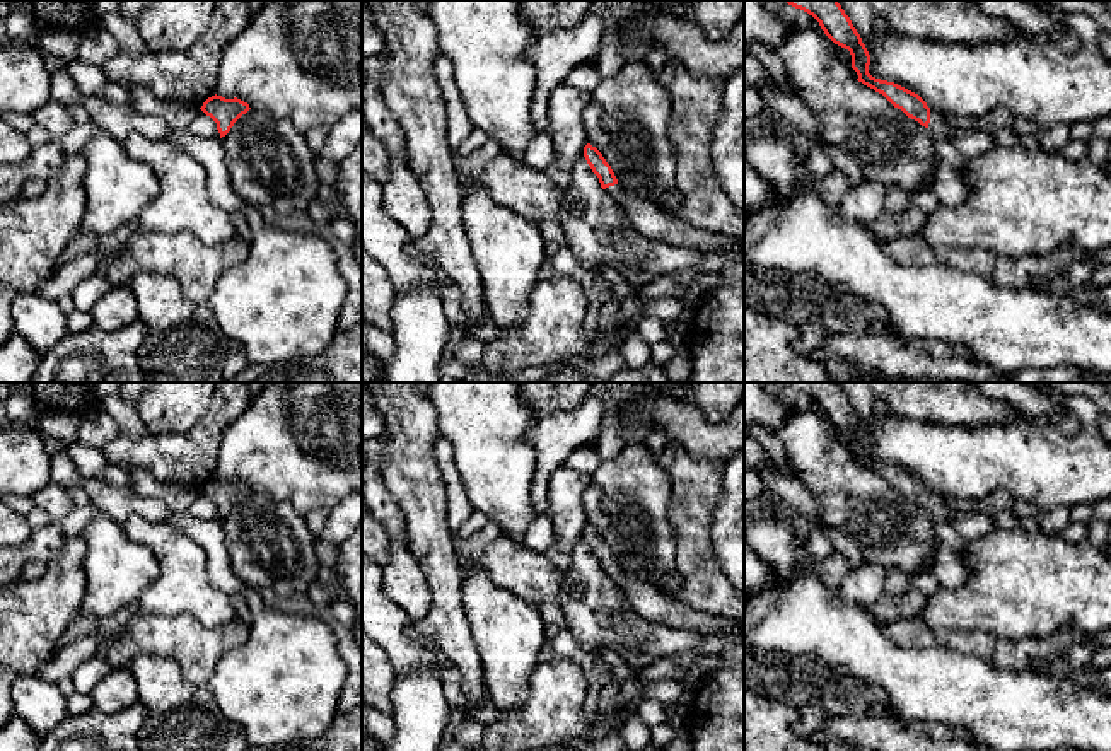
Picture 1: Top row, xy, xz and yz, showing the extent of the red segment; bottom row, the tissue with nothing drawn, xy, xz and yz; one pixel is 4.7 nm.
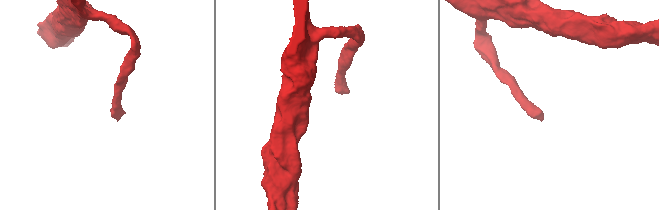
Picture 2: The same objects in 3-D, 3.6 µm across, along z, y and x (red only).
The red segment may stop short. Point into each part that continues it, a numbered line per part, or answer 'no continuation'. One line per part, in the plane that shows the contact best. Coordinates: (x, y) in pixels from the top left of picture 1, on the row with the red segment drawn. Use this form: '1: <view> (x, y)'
1: yz (937, 127)

